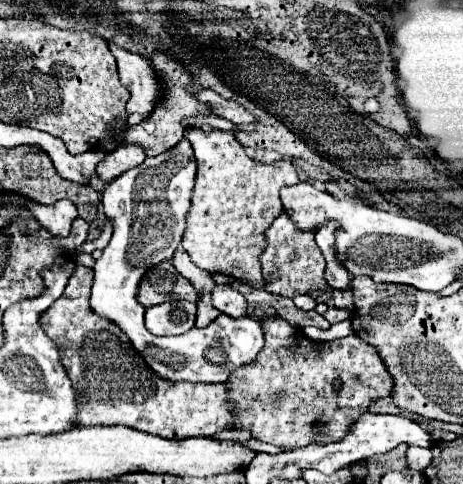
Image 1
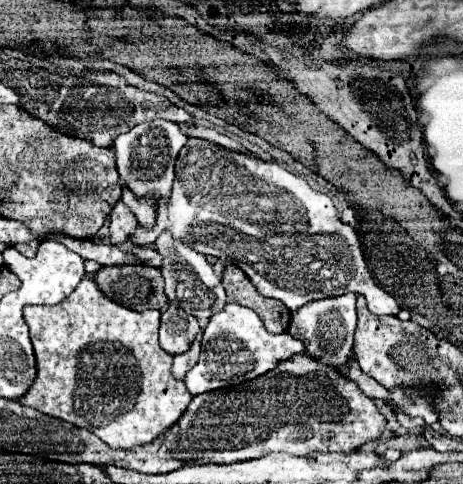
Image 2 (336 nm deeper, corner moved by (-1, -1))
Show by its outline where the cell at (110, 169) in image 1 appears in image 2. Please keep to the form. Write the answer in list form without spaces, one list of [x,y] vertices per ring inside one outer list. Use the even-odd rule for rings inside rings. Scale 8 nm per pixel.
[[[118,200],[110,212],[110,240],[112,240],[112,244],[126,242],[130,232],[134,232],[136,226],[138,226],[138,220],[134,218],[134,212],[122,200]]]

